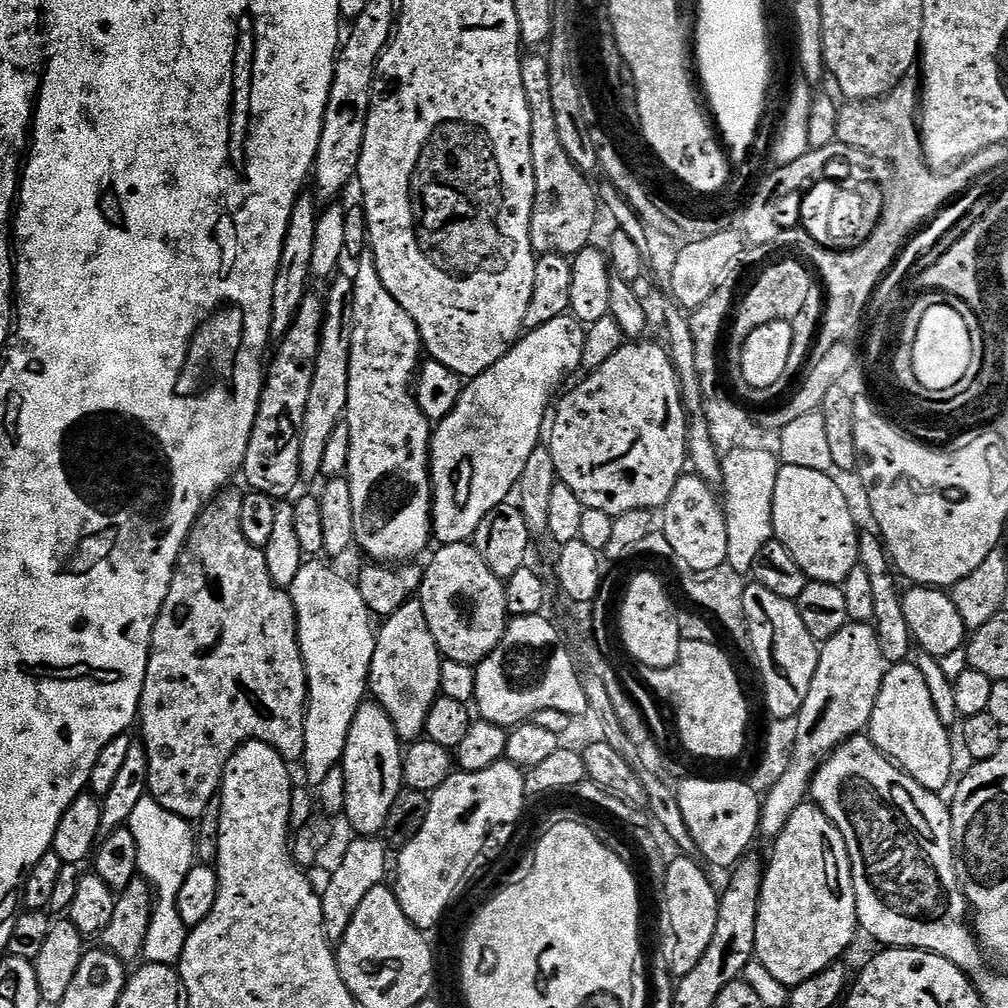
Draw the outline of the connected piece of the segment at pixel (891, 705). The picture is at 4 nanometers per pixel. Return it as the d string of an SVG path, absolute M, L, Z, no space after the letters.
M912 662L893 664L885 671L884 681L878 690L878 702L874 702L874 710L866 732L878 746L878 750L882 750L891 760L896 761L904 771L910 774L910 778L914 778L922 786L926 786L926 790L943 793L944 787L948 783L950 783L949 785L953 783L952 740L948 737L948 728L944 725L939 710L936 709L932 688L928 685L923 670L915 668Z

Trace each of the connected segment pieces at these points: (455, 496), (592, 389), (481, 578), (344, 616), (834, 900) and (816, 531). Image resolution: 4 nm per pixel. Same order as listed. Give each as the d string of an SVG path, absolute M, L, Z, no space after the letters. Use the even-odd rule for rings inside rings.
M571 314L553 318L542 326L525 331L512 345L512 349L502 358L498 358L498 362L494 362L494 366L471 377L463 385L458 402L452 407L452 413L439 421L432 433L430 467L433 537L475 537L478 526L482 526L482 518L486 518L486 514L494 510L494 506L505 503L511 497L508 496L511 492L513 495L522 478L522 470L526 470L530 454L534 454L534 450L541 443L546 417L553 403L552 395L555 394L556 388L563 389L564 379L582 365L585 331L585 325Z
M626 342L609 360L602 362L600 368L593 368L587 373L588 377L577 386L573 392L563 393L564 401L557 403L554 415L550 420L550 431L546 436L546 447L554 458L554 466L559 483L565 484L570 490L574 490L576 497L584 503L585 508L602 510L613 518L633 512L634 510L660 510L667 504L674 486L680 477L686 472L686 457L688 456L688 424L684 420L686 405L682 399L680 381L676 378L676 367L672 364L671 355L667 347L656 344L640 344L644 342Z
M448 542L445 548L440 548L432 556L432 561L427 561L424 569L424 581L418 593L418 599L422 602L422 610L426 614L426 622L430 626L430 634L434 634L436 645L440 648L440 655L444 660L454 660L463 664L477 665L481 664L489 654L498 646L498 642L502 642L504 632L508 629L509 615L506 606L506 590L504 589L505 581L499 580L494 574L494 570L490 570L490 566L486 566L486 562L482 558L482 554L478 554L478 550L468 542Z
M308 558L300 565L298 570L298 578L294 578L290 589L290 595L294 606L296 607L296 629L298 630L298 638L300 639L300 649L302 650L302 658L304 659L304 669L308 675L308 707L304 713L304 758L302 767L308 772L316 772L323 774L333 770L344 759L344 747L346 746L346 738L350 734L350 726L354 722L354 714L358 714L361 704L365 703L366 697L369 695L368 675L370 674L370 662L374 658L374 646L376 645L376 632L374 617L368 611L366 602L362 602L362 594L360 593L360 585L355 579L347 580L340 572L335 572L328 564L323 564L320 558Z
M805 802L798 806L798 810L794 810L794 814L790 814L790 822L786 822L786 826L782 830L782 834L777 836L772 848L772 861L767 861L764 870L764 881L762 882L762 890L760 891L760 909L758 910L758 926L756 927L756 955L755 959L760 961L762 966L766 968L789 990L797 988L802 982L806 982L810 978L814 978L814 974L818 974L822 970L826 970L832 964L837 963L841 959L840 955L847 950L852 944L852 939L858 933L858 925L856 923L856 895L854 894L854 878L852 877L852 863L850 862L850 854L846 850L846 842L842 838L842 834L834 826L834 822L830 822L830 818L822 809L817 808L815 803Z
M784 464L783 467L781 467L780 473L778 474L778 482L774 488L772 530L775 539L780 540L782 546L786 546L786 550L790 550L794 562L798 562L798 566L802 566L802 570L808 575L809 581L817 580L818 582L826 582L827 584L843 585L846 574L850 574L850 570L854 570L854 566L860 562L860 532L857 531L854 519L850 516L850 509L846 504L846 500L842 496L842 491L834 483L827 472L806 470L806 466L790 466L789 464Z

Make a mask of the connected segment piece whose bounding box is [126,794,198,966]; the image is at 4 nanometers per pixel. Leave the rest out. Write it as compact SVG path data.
M145 794L142 802L134 806L126 826L130 834L134 834L134 842L138 842L139 875L154 889L150 930L146 934L143 959L150 964L179 965L190 930L178 914L178 890L182 890L186 874L190 874L198 860L196 840L192 837L193 825L166 810L151 795Z

